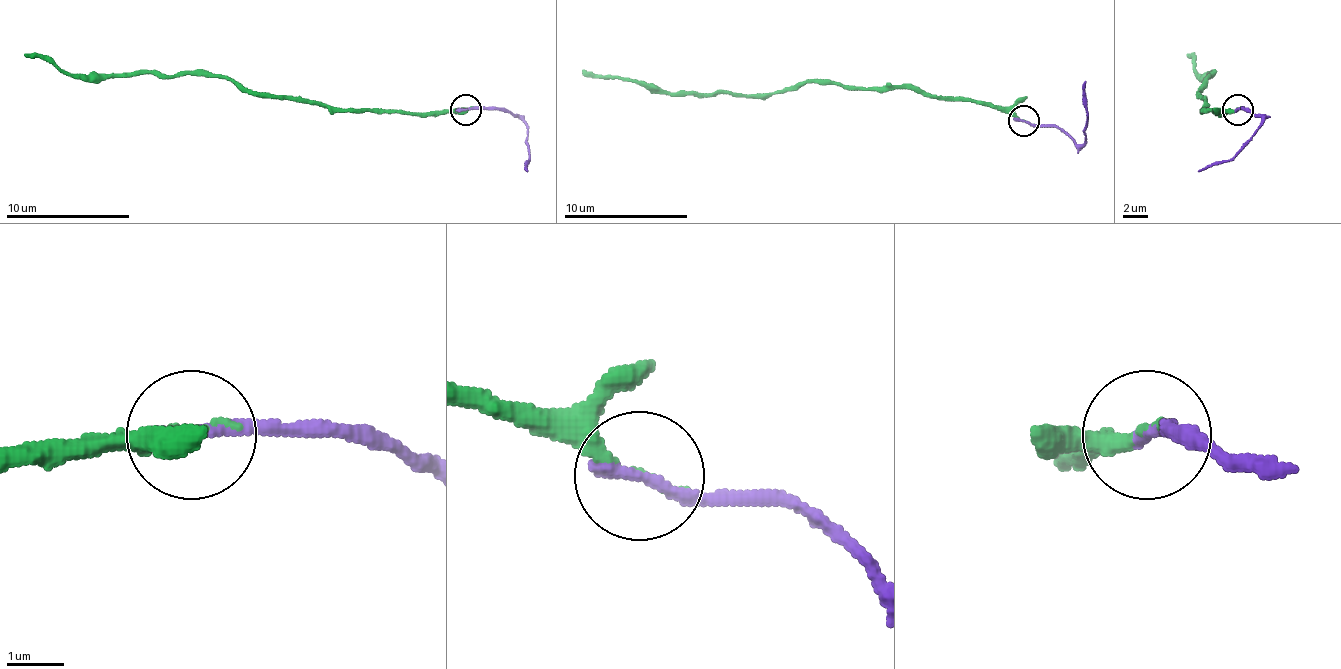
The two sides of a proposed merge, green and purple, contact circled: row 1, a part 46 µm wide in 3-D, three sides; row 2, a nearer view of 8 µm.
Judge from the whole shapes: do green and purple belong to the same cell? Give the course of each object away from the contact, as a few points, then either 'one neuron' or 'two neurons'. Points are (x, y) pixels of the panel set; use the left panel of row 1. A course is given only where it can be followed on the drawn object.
course green (466, 108), (365, 112), (254, 96), (223, 78), (201, 74), (65, 74), (44, 59), (25, 53); course purple (466, 108), (513, 112), (525, 124), (528, 170); two neurons

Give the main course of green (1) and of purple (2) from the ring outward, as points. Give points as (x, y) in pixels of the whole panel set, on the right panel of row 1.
1: (1239, 108), (1220, 112), (1205, 108), (1198, 96), (1211, 74), (1198, 74), (1195, 59), (1186, 53)
2: (1239, 108), (1254, 112), (1260, 124), (1232, 158), (1198, 170)

